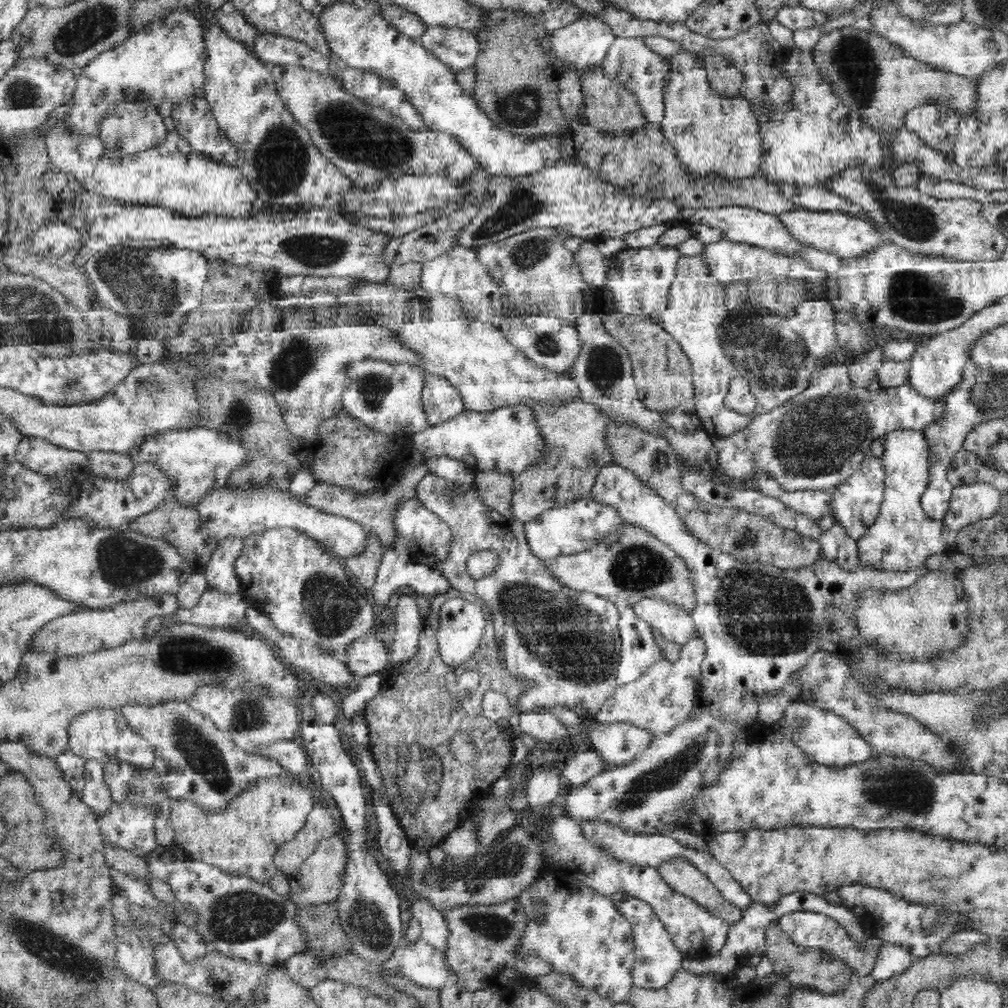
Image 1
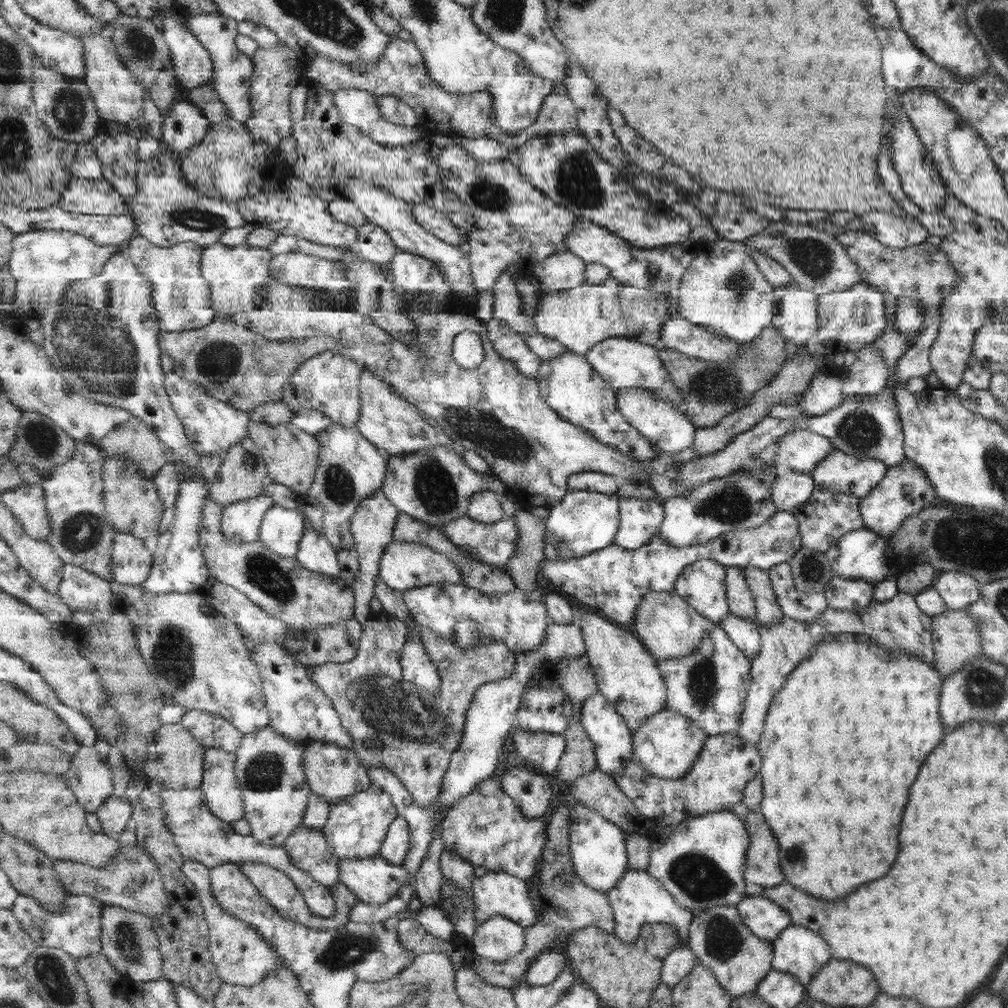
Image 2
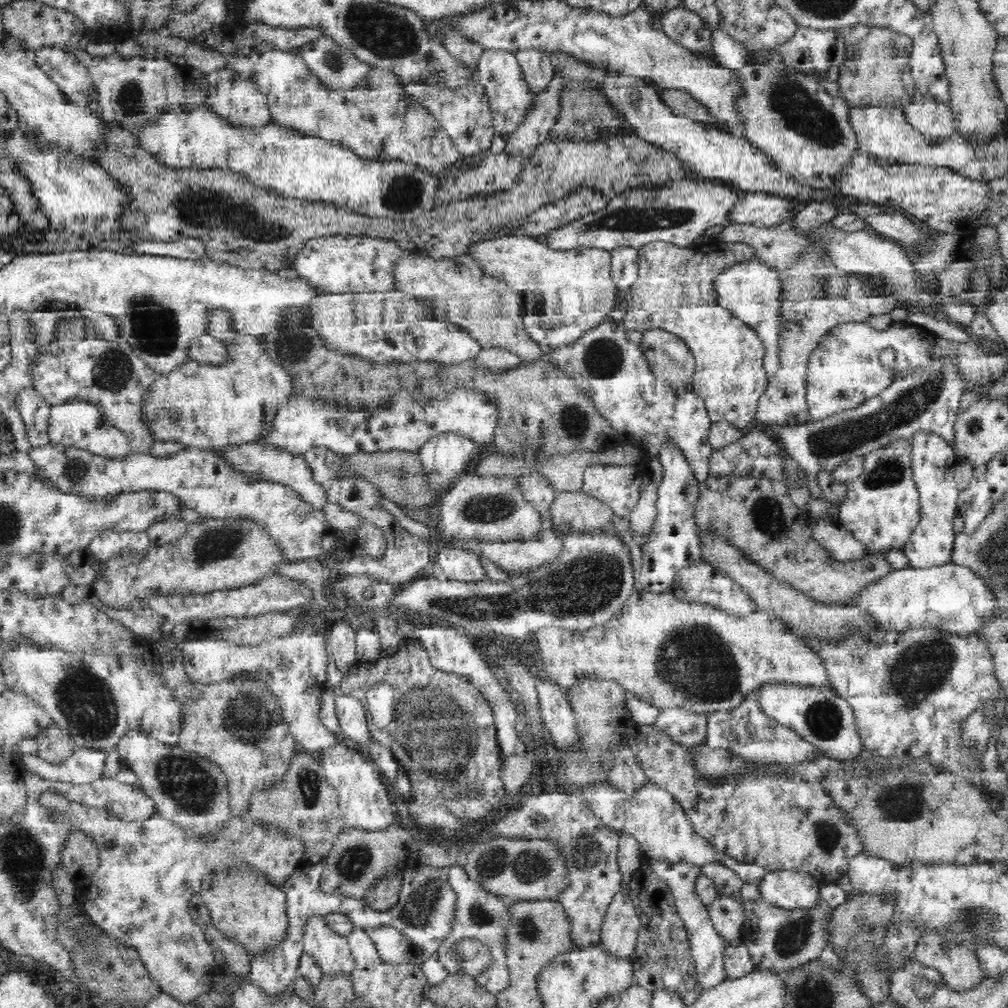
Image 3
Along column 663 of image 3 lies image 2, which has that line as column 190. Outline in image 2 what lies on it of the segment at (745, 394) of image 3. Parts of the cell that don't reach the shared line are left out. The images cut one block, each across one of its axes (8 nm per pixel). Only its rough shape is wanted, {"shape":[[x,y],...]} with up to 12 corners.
{"shape":[[138,234],[127,257],[153,284],[163,332],[219,316],[203,246]]}

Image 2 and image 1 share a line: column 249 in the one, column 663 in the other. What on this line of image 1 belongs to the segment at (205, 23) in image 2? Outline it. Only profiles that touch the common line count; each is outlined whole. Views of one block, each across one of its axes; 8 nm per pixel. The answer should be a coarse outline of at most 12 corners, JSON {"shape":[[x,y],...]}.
{"shape":[[617,37],[601,67],[639,100],[647,122],[666,112],[671,60],[644,37]]}

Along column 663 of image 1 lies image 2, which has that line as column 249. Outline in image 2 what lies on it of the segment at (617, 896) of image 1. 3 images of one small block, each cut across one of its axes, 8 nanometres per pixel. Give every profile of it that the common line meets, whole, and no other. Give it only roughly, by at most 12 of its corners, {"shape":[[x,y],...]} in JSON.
{"shape":[[187,861],[223,982],[261,984],[285,967],[257,927],[221,907],[211,869]]}

